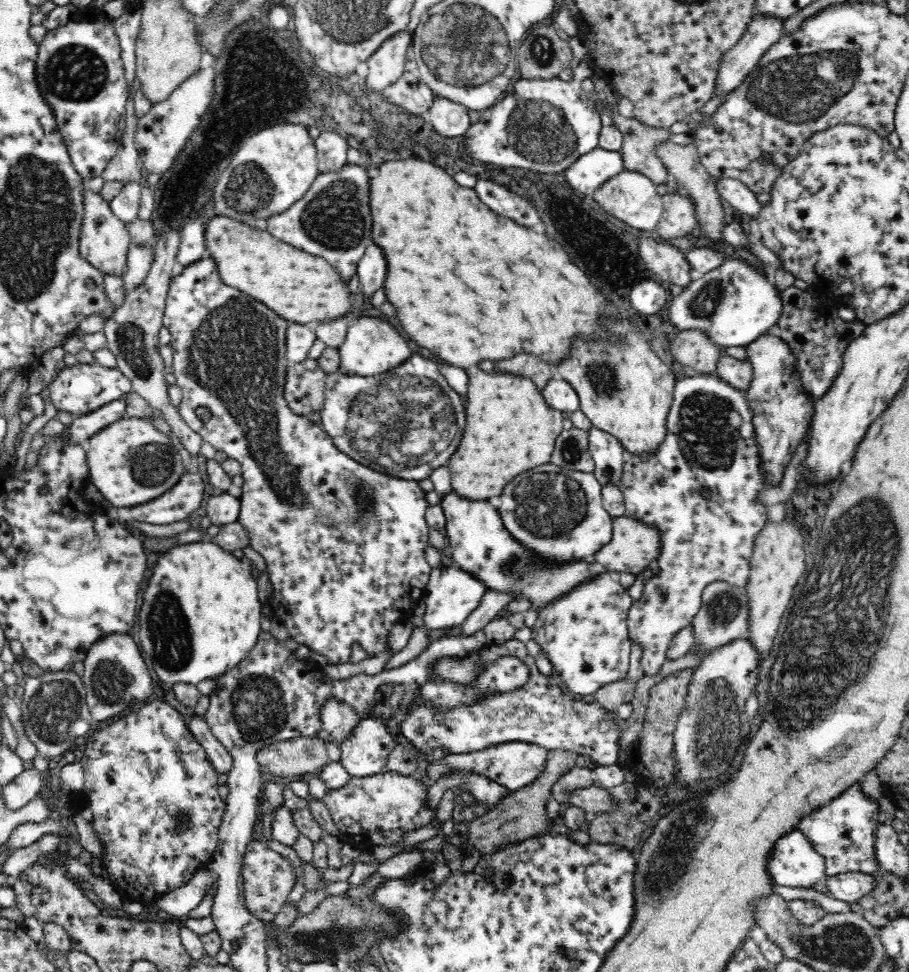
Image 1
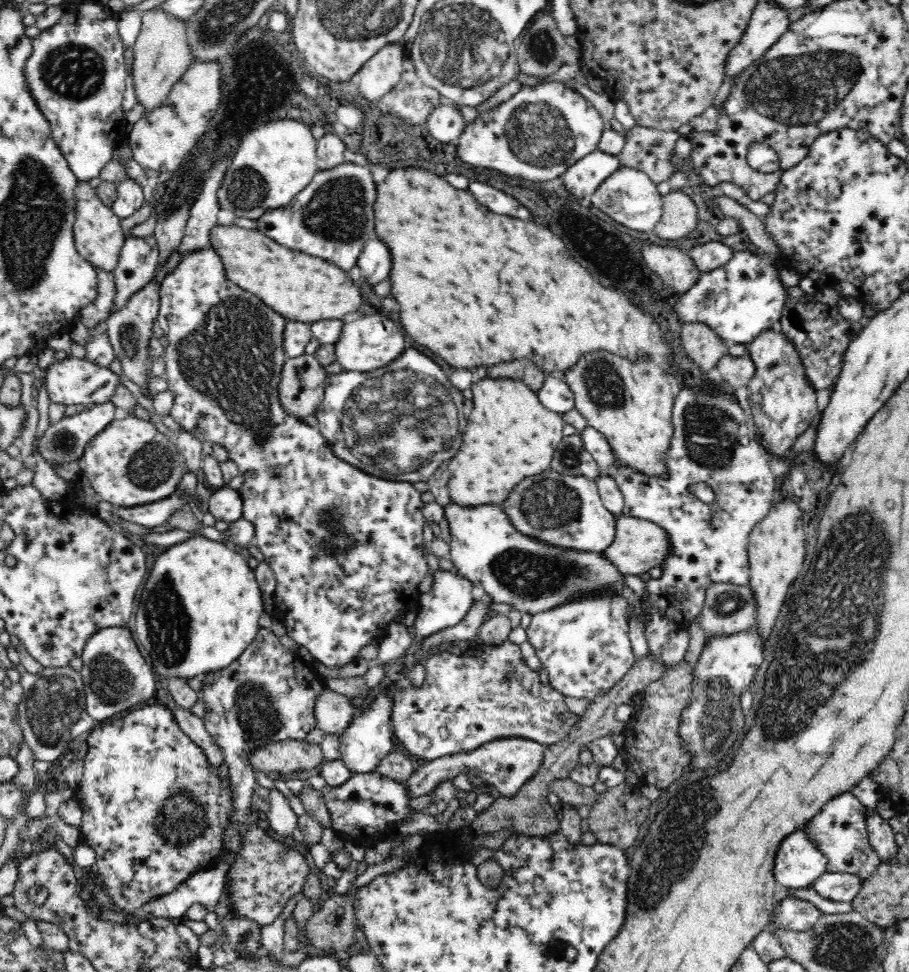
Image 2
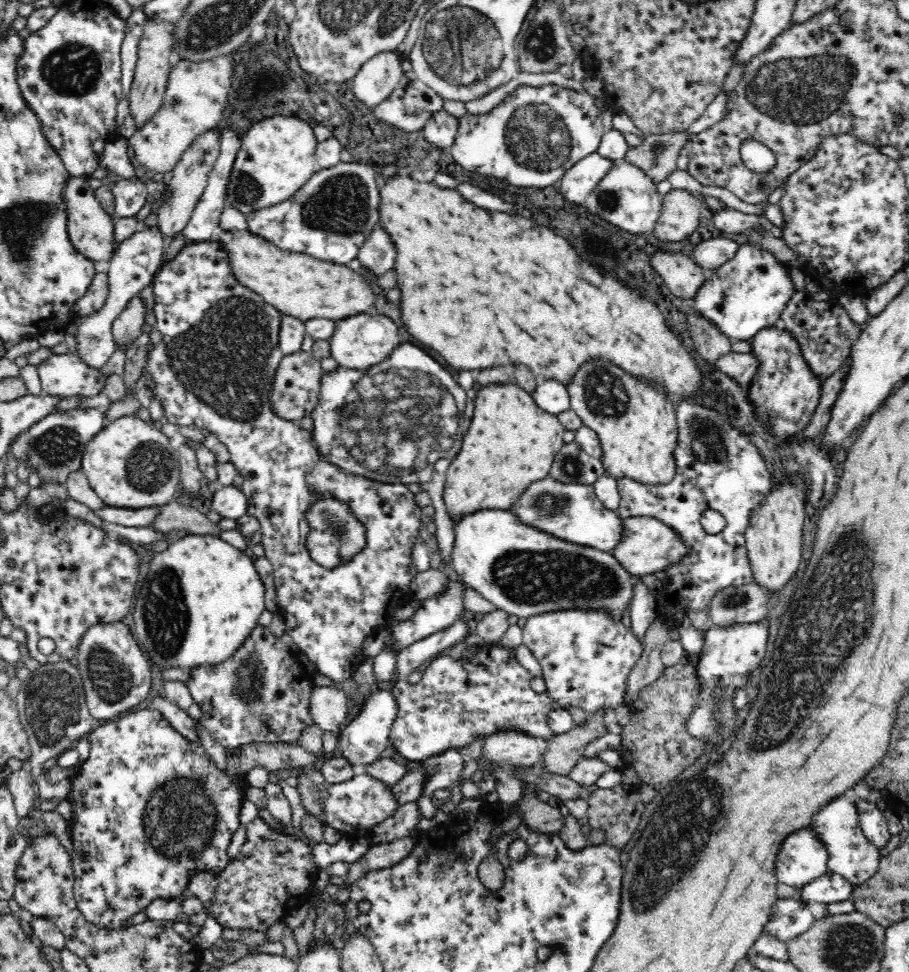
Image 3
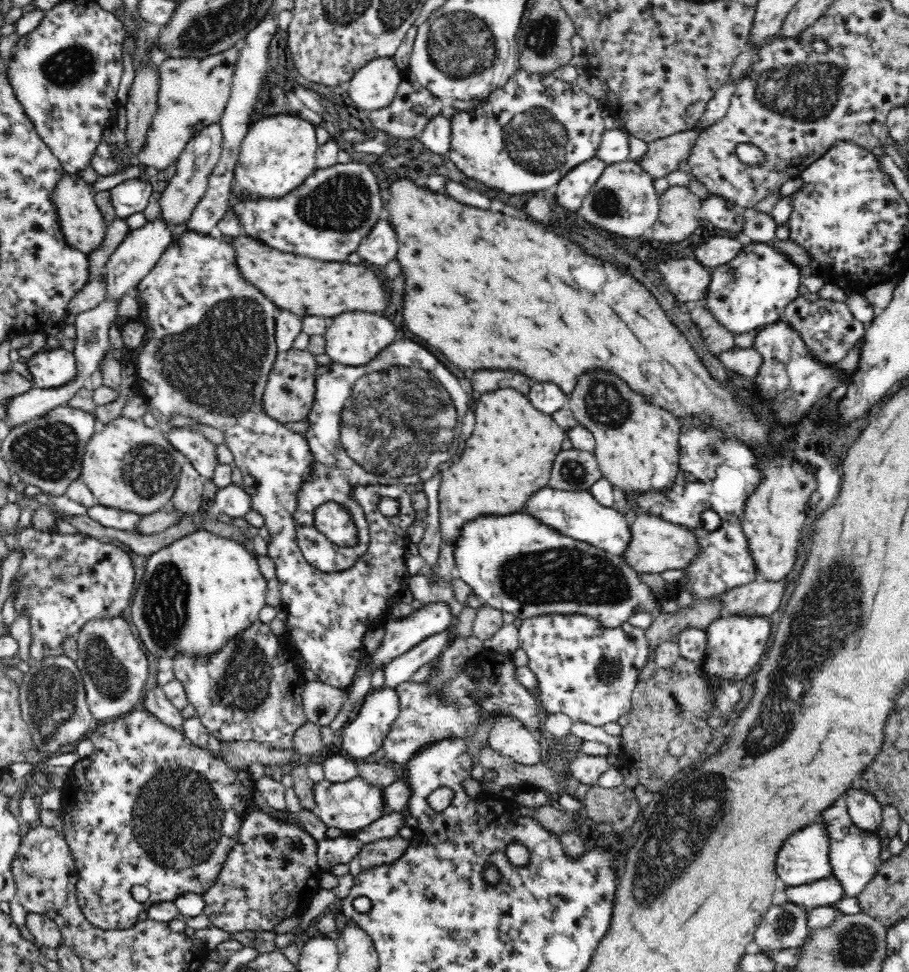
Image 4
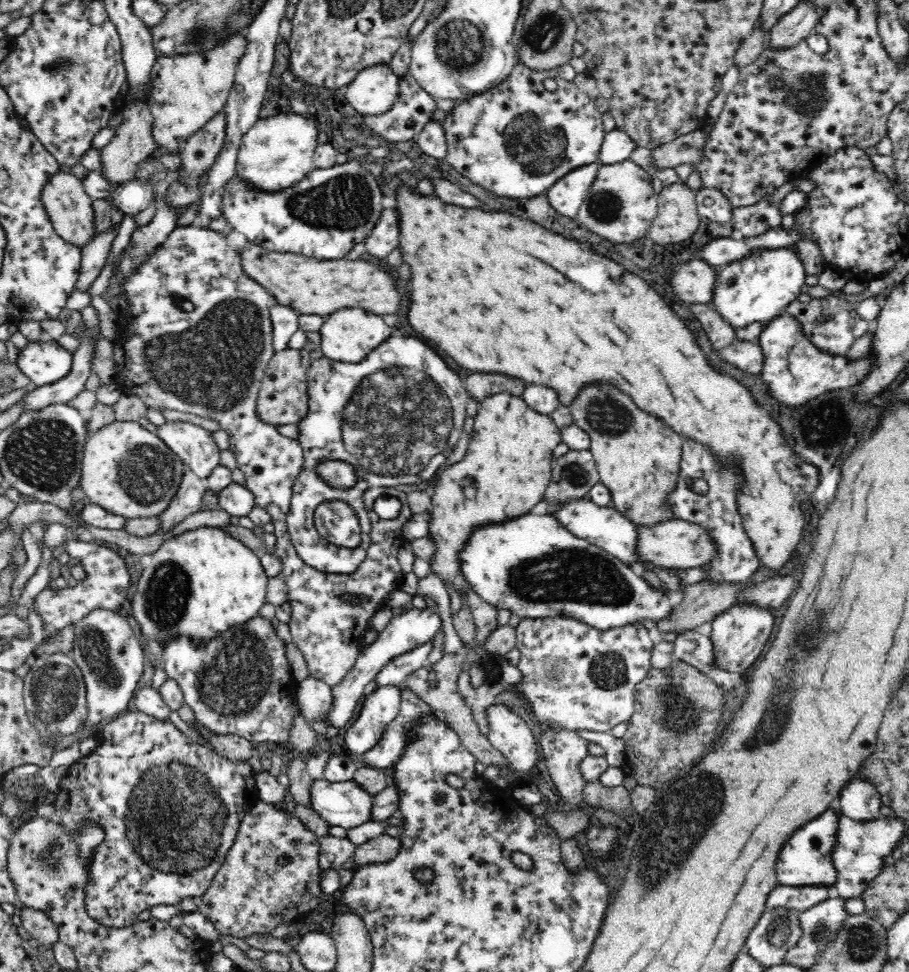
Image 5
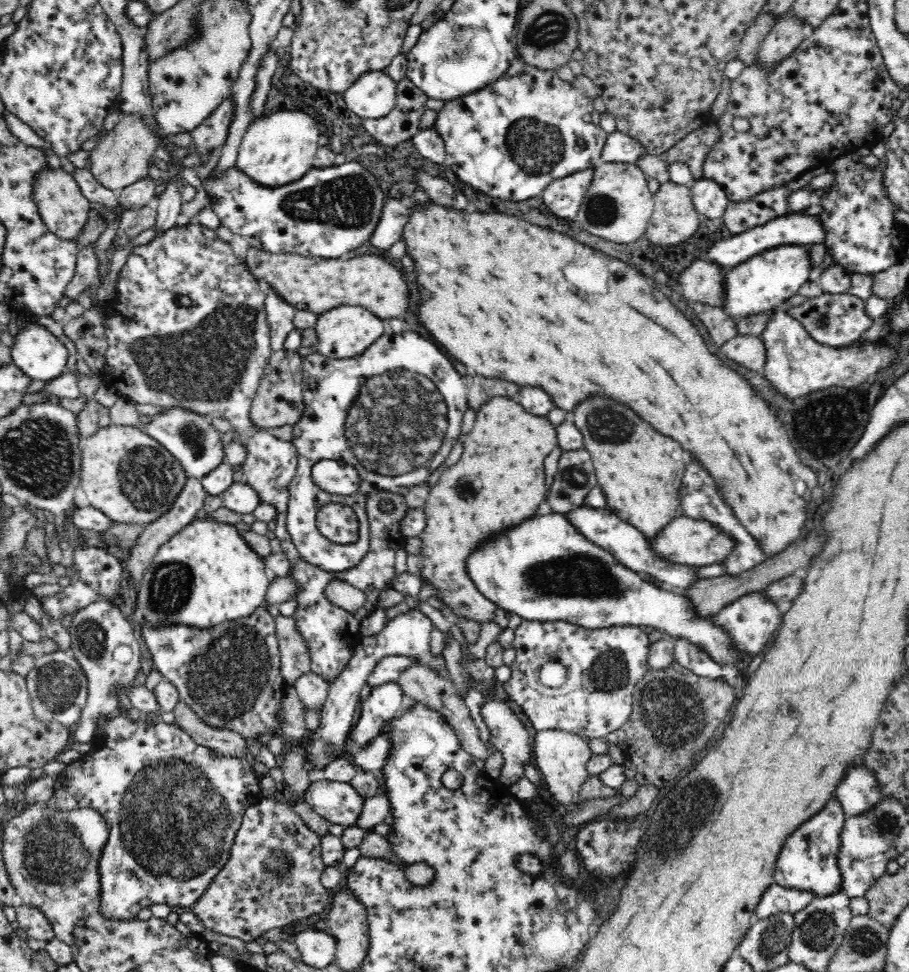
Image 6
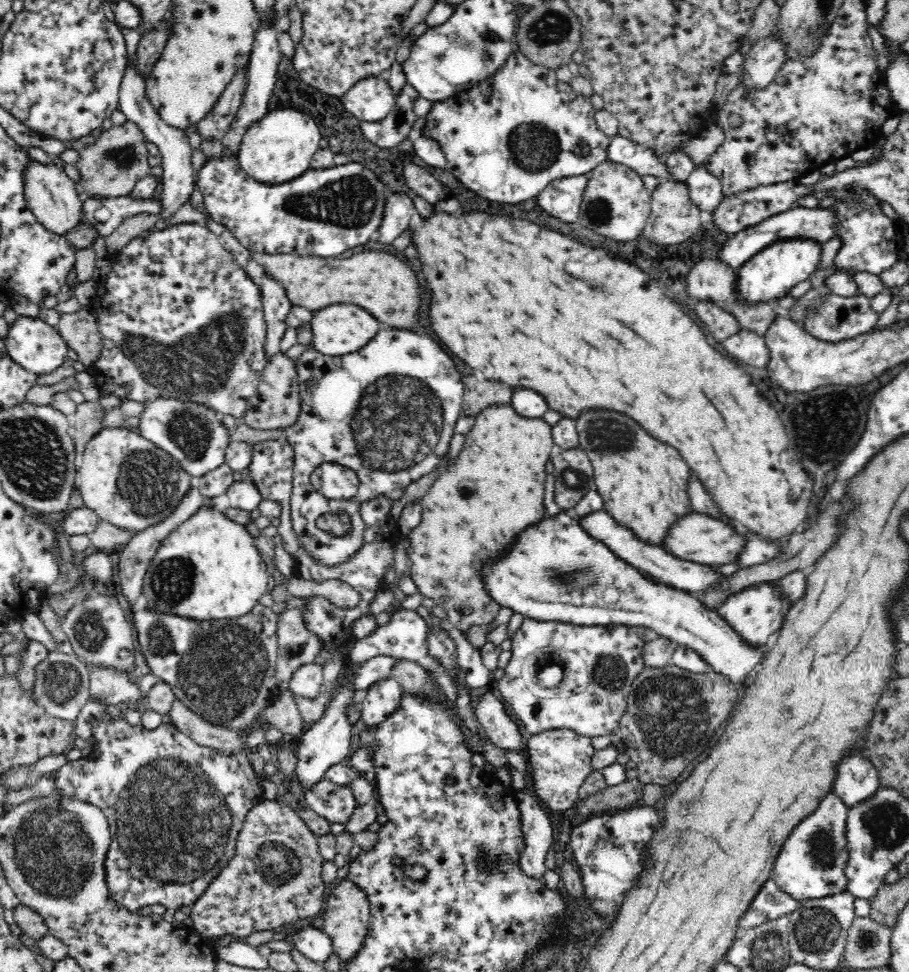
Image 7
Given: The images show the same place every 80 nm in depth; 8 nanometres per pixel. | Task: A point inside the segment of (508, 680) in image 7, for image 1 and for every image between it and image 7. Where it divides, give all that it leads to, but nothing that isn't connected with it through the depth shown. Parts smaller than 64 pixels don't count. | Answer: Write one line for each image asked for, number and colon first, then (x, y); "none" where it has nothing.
1: (584, 634)
2: (584, 646)
3: (584, 657)
4: (587, 672)
5: (599, 669)
6: (603, 665)

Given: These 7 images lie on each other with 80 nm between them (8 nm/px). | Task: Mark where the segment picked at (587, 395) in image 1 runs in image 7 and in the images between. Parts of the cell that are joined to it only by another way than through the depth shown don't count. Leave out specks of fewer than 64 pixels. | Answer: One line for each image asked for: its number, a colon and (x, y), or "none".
2: (631, 403)
3: (636, 423)
4: (636, 447)
5: (638, 459)
6: (640, 472)
7: (644, 483)

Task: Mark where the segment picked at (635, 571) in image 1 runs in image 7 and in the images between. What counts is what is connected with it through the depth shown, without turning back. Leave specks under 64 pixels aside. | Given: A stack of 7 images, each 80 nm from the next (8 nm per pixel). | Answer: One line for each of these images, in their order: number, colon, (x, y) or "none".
2: (639, 545)
3: (648, 545)
4: (656, 545)
5: (675, 543)
6: (696, 542)
7: (696, 537)

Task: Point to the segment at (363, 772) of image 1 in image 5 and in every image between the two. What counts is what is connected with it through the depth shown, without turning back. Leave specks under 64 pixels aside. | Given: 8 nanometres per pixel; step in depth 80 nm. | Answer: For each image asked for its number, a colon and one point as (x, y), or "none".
2: (369, 738)
3: (366, 735)
4: (363, 737)
5: (381, 707)

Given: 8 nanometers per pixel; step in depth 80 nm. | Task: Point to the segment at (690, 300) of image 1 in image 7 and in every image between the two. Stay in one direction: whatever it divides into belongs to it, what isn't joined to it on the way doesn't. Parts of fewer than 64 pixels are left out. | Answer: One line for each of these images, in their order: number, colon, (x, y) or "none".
2: (744, 297)
3: (747, 294)
4: (752, 291)
5: (760, 287)
6: (769, 279)
7: (770, 274)

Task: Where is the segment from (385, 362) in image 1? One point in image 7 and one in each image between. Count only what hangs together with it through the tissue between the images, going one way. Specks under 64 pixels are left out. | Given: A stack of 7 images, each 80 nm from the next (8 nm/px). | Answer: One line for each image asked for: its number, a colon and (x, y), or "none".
2: (370, 342)
3: (359, 341)
4: (353, 338)
5: (347, 336)
6: (344, 332)
7: (342, 329)

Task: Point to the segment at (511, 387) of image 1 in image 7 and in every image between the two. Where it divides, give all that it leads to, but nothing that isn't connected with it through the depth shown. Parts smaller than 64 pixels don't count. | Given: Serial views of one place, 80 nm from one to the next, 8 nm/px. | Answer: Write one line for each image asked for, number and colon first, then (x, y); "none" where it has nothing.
2: (509, 435)
3: (510, 443)
4: (510, 454)
5: (508, 465)
6: (499, 479)
7: (494, 489)

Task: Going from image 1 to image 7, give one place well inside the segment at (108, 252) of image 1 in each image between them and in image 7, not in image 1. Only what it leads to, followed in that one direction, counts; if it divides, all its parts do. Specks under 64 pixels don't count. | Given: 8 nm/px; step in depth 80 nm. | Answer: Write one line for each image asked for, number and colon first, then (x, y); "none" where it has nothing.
2: (98, 237)
3: (90, 228)
4: (81, 223)
5: (70, 210)
6: (64, 210)
7: (50, 194)

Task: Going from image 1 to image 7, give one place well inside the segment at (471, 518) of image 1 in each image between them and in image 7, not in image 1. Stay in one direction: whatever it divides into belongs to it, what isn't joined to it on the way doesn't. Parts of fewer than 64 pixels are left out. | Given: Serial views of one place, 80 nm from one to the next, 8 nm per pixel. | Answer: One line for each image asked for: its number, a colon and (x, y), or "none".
2: (532, 576)
3: (520, 569)
4: (518, 564)
5: (533, 566)
6: (544, 570)
7: (556, 571)

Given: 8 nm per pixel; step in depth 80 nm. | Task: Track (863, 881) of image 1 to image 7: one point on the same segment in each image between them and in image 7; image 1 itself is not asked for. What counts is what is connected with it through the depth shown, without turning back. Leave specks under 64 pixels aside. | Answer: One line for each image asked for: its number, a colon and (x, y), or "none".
2: (839, 887)
3: (830, 888)
4: (827, 891)
5: (792, 897)
6: (776, 899)
7: (770, 903)

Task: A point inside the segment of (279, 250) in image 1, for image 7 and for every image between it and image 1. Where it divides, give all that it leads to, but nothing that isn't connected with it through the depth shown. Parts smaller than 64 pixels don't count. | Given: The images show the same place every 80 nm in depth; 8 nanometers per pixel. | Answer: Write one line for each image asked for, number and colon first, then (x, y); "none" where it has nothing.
2: (302, 288)
3: (298, 285)
4: (305, 286)
5: (310, 286)
6: (313, 284)
7: (381, 283)

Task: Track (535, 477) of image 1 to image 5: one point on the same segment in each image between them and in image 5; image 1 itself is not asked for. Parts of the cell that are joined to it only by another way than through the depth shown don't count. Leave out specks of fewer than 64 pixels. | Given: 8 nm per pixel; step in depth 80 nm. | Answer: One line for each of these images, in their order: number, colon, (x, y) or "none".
2: (564, 511)
3: (572, 512)
4: (577, 514)
5: (605, 527)

